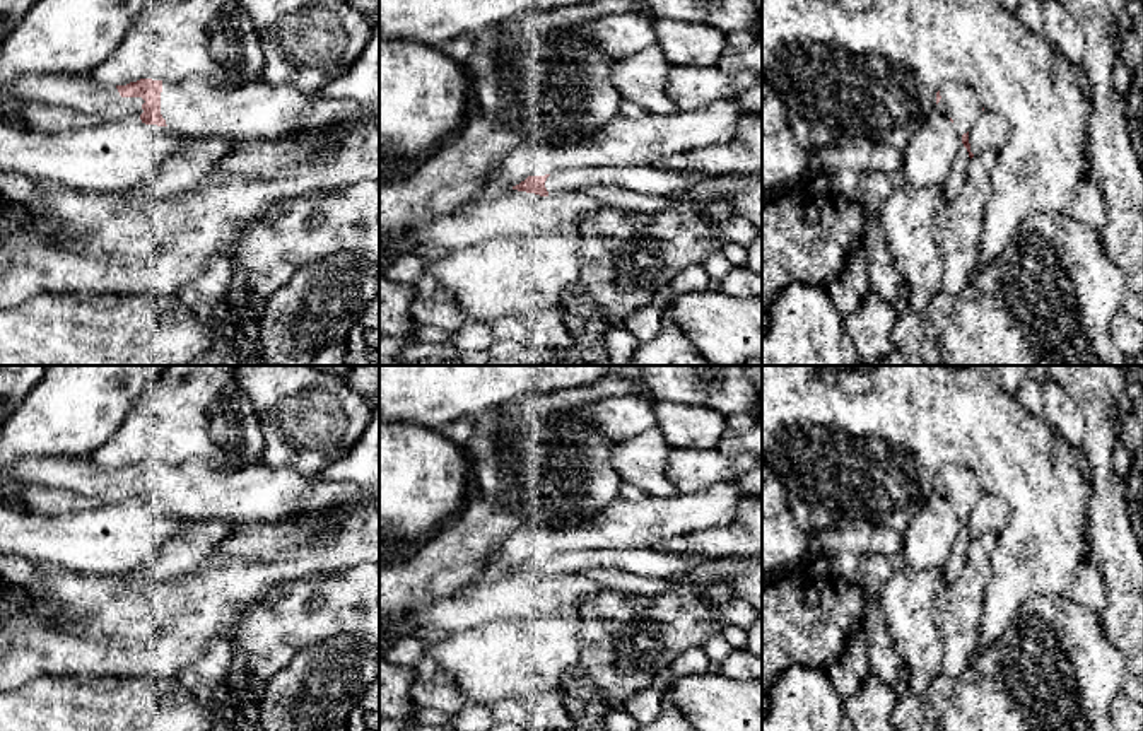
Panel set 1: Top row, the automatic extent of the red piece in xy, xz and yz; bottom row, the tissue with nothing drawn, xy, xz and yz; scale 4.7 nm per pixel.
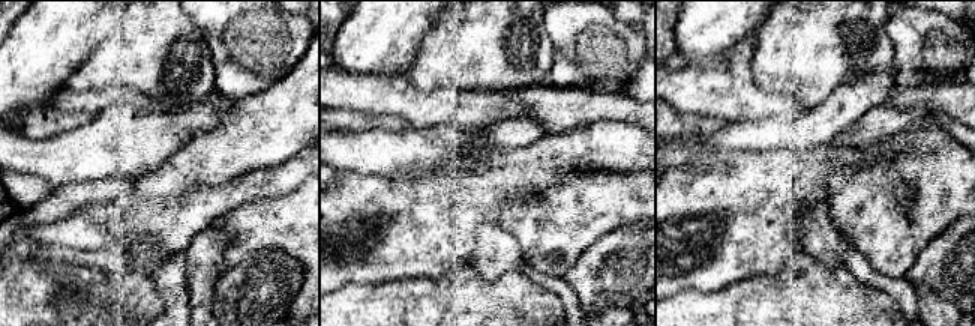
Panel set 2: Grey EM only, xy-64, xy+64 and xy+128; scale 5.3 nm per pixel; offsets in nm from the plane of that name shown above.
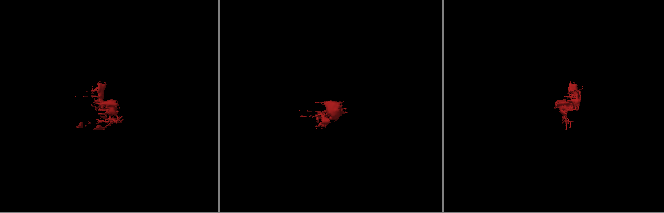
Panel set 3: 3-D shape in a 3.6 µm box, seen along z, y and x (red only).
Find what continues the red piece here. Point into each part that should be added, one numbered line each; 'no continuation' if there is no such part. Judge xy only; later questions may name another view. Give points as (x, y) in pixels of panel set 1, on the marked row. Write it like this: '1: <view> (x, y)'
1: xy (81, 93)
2: xy (257, 110)

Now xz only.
1: xz (648, 180)
2: xz (491, 190)

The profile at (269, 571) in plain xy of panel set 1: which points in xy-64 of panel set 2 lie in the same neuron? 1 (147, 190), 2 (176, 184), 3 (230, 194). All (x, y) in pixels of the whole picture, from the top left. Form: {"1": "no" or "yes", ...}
{"1": "no", "2": "no", "3": "yes"}

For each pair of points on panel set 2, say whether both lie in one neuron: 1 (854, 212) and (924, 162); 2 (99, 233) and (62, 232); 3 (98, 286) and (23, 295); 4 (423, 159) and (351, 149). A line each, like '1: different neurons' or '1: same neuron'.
1: same neuron
2: same neuron
3: same neuron
4: same neuron

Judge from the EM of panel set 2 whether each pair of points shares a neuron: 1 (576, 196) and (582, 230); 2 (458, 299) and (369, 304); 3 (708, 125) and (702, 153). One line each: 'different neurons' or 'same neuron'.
1: same neuron
2: same neuron
3: different neurons

